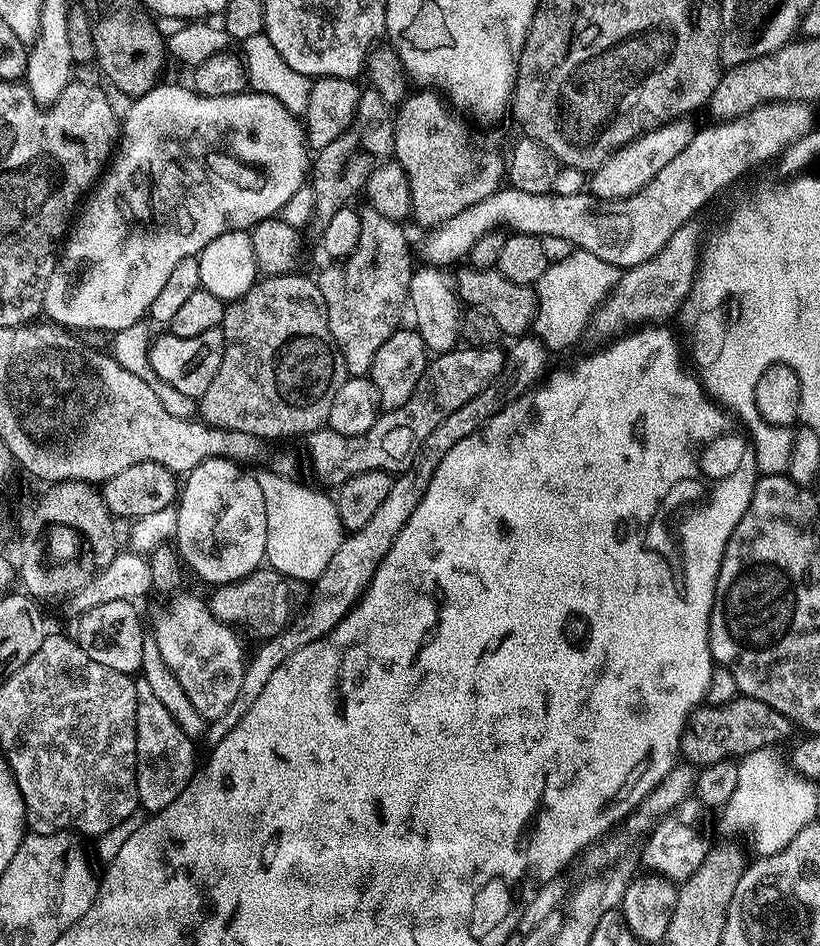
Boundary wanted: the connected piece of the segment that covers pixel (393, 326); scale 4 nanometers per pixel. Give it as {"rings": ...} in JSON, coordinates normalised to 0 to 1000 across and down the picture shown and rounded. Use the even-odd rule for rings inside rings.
{"rings":[[[452,218],[438,221],[439,251],[437,260],[426,271],[413,277],[401,278],[401,283],[391,292],[388,299],[393,307],[393,315],[398,319],[398,332],[402,340],[402,353],[407,353],[407,362],[422,383],[426,399],[448,399],[454,392],[456,376],[461,374],[471,357],[489,346],[488,333],[494,333],[500,307],[500,294],[505,286],[502,266],[498,263],[498,249],[489,238],[476,230],[466,230],[461,222]]]}

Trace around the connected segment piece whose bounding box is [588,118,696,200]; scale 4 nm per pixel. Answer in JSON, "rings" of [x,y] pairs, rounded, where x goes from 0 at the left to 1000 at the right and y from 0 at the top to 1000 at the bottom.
{"rings":[[[839,125],[820,128],[756,156],[721,185],[717,195],[721,206],[734,211],[755,211],[780,203],[791,195],[794,188],[844,149],[849,141],[849,133],[845,133],[844,129]]]}

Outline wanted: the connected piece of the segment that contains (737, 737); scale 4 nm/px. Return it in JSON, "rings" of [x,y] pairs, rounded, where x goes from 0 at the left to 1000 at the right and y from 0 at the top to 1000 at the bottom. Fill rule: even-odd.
{"rings":[[[904,735],[889,744],[850,748],[834,772],[829,794],[838,807],[857,810],[882,803],[898,803],[913,799],[926,791],[946,789],[941,786],[954,785],[966,773],[968,773],[966,762],[949,755],[949,751],[920,738]]]}

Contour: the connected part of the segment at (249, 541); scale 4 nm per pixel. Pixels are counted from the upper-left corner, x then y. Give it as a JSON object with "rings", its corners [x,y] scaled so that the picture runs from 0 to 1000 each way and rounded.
{"rings":[[[260,484],[249,486],[238,497],[223,504],[217,520],[217,584],[229,588],[229,596],[254,616],[254,619],[279,617],[311,606],[316,596],[323,595],[324,538],[318,515],[311,502],[296,499],[287,486]]]}

